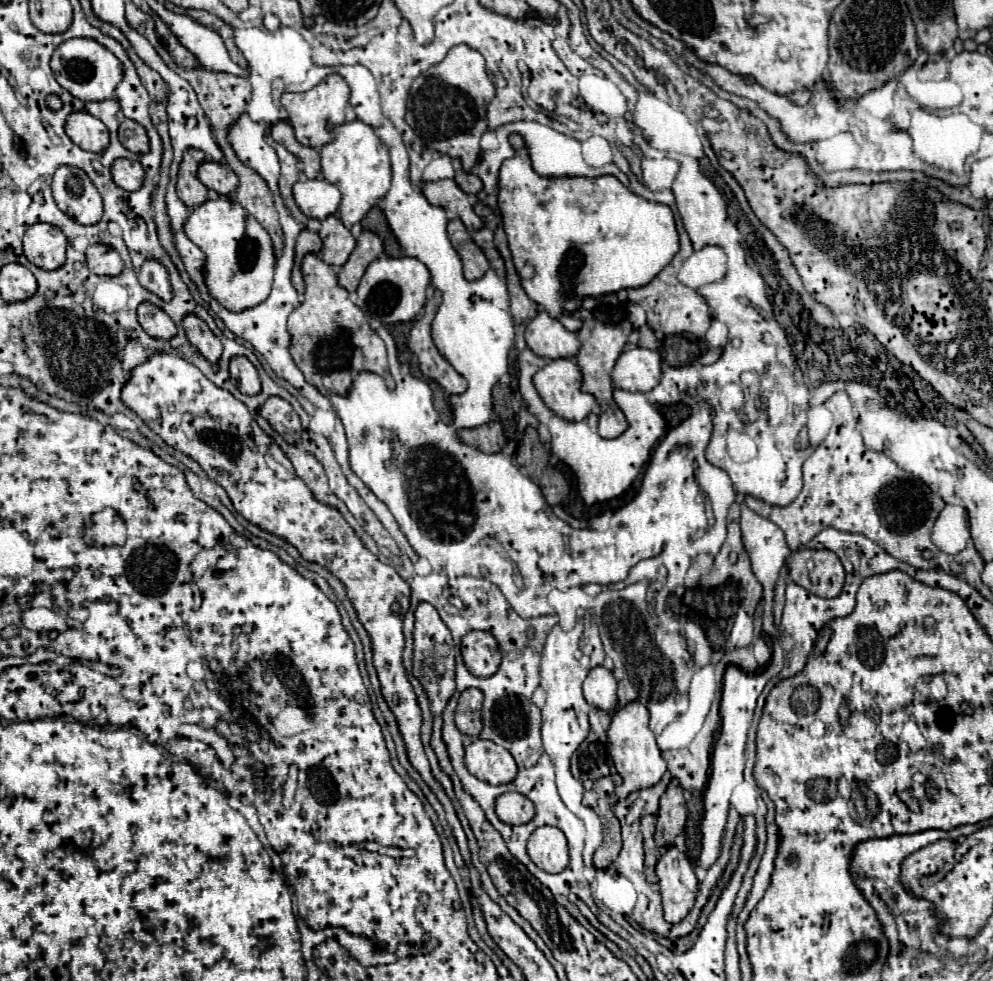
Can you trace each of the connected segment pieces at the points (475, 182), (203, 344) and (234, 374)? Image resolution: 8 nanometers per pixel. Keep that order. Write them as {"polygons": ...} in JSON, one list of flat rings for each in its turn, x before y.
{"polygons":[[[452,160,452,166,456,170,456,184,466,192,466,194,478,194,482,190,482,180,474,174,468,174,462,170,462,164,460,160]],[[186,316,182,320,182,326,186,330,186,338,190,344,194,344,198,348,198,352,210,362,216,364,222,356,222,344,220,340,208,330,208,326,204,324,204,320,196,318,196,316]],[[244,356,232,358,232,362,230,362,230,378,232,378,232,382,238,386,238,390,240,390,242,394,256,396,256,394,260,392,258,372,256,372,256,368,250,364,250,360,244,358]]]}

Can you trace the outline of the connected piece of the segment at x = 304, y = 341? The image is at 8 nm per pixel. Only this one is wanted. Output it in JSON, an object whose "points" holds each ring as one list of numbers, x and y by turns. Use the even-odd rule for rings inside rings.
{"points":[[308,254,302,262,302,274,306,282,304,302,288,316,288,332,292,336,290,354,320,394,346,396,362,372,374,372,386,380,388,390,394,390,390,378,386,378,388,362,382,338,368,326,368,318,356,308,354,298,338,286,338,278,332,266,324,264,316,254]]}

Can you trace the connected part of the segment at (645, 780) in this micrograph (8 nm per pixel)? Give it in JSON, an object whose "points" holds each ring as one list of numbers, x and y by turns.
{"points":[[630,702,612,716,612,724,608,728,608,742,610,742,610,756,614,760,614,766,622,776,622,784,620,788,616,788,618,800,626,800,630,792,656,786,666,772,666,762,662,758,654,734,648,728,648,718,650,712,640,702]]}

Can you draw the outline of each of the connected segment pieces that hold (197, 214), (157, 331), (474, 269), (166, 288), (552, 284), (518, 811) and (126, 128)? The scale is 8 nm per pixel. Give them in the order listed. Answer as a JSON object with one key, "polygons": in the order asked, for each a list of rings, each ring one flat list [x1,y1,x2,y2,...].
{"polygons":[[[228,196,206,200,192,210,184,224,184,232,206,254,206,262,202,266,204,284,208,294,224,308,230,312,242,312,268,298,276,264,272,240,258,220,238,202,232,202]],[[140,304,138,322,146,330,146,334,150,334,152,338,174,338,176,336,176,326,172,318,152,304]],[[452,218,448,222,448,238,452,242,452,246,456,248,462,266,464,266,464,278,466,280,478,280,486,274,486,270,490,268,484,252,474,244,474,240,470,238,468,230,464,228,460,218]],[[152,260,146,262,138,270,138,280,140,280,142,288,146,288,148,292,156,294,160,300,164,300,164,302,172,300,172,286,170,286,168,270,162,264,156,264]],[[512,134,510,144,516,154,504,160,500,168,498,210,502,214,502,224,508,236,508,246,516,270,522,270,526,264,534,266,534,276,522,280,522,288,526,290,528,298,538,304,538,308,546,310,568,330,576,332,580,328,580,320,572,320,568,318,568,314,578,310,586,296,604,296,618,292,620,288,640,288,670,264,672,256,678,252,678,232,674,226,672,210,666,204,654,204,636,196,614,176,600,176,596,180,540,178,532,170,522,136]],[[504,792,496,800,496,816,506,824,526,824,534,818,534,804,518,792]],[[128,118,120,124,118,138,120,138,124,148,128,148,130,152,136,152,136,154,144,154,150,148,146,130,140,124,136,124,134,120,128,120]]]}

